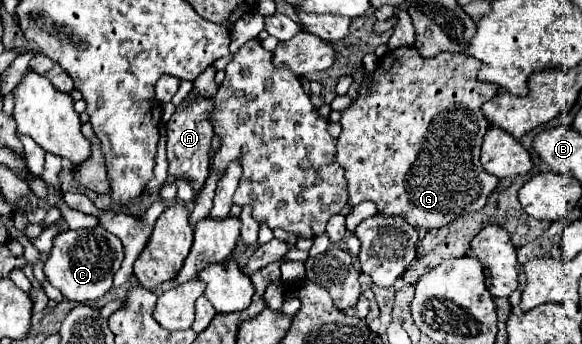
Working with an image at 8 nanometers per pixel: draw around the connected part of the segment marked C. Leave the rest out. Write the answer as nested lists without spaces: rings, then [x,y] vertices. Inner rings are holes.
[[[101,225],[95,229],[79,231],[79,237],[75,237],[75,239],[77,241],[73,241],[71,229],[59,233],[53,239],[53,249],[45,263],[45,277],[69,301],[75,301],[75,303],[95,301],[111,289],[111,279],[123,261],[123,247],[121,247],[121,241],[115,235],[111,235],[109,231],[105,231]],[[77,249],[79,249],[79,255],[77,255]]]

